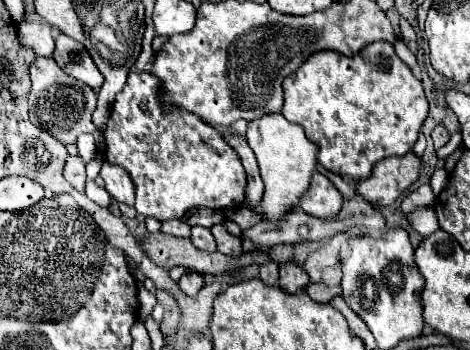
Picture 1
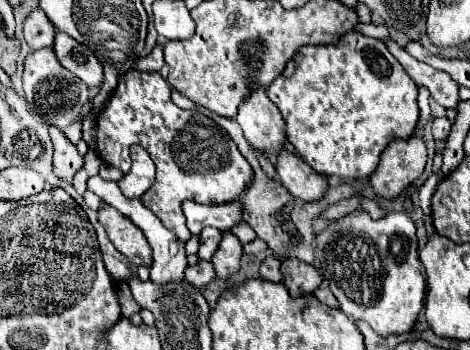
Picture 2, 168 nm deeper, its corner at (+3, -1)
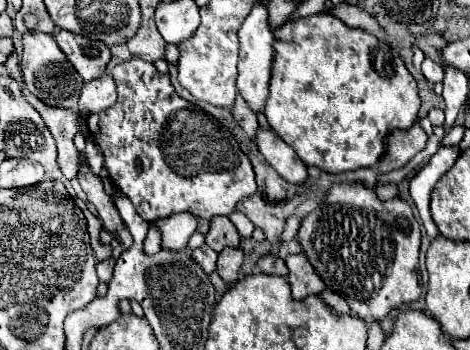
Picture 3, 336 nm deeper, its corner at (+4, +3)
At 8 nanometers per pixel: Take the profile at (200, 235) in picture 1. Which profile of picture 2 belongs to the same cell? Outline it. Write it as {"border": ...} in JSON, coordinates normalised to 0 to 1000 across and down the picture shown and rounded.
{"border":[[[436,651],[428,663],[428,691],[423,691],[419,731],[428,743],[449,743],[449,731],[457,726],[466,691],[470,691],[470,657],[462,657],[462,651]]]}

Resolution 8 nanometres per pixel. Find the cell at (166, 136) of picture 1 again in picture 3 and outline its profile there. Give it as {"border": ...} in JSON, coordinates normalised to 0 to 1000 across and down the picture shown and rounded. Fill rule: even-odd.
{"border":[[[281,166],[251,183],[238,200],[238,223],[251,246],[251,286],[234,309],[196,326],[187,337],[187,366],[200,406],[217,423],[221,474],[230,480],[238,520],[281,571],[289,606],[311,634],[379,606],[409,606],[434,629],[447,629],[451,617],[485,617],[515,566],[528,566],[536,549],[545,549],[536,469],[511,429],[494,377],[443,320],[383,280],[370,263],[357,211],[340,211],[323,177]],[[289,451],[302,457],[298,497],[285,480]]]}

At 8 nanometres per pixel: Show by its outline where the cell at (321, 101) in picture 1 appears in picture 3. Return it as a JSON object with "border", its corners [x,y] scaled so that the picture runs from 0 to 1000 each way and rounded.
{"border":[[[698,34],[634,51],[604,74],[604,86],[596,80],[596,91],[587,91],[591,114],[583,120],[587,160],[579,183],[574,274],[562,309],[579,371],[587,371],[596,394],[630,429],[651,474],[672,474],[706,497],[791,480],[817,440],[830,371],[868,371],[889,343],[889,246],[851,154],[826,126],[783,103],[783,91],[740,80]]]}

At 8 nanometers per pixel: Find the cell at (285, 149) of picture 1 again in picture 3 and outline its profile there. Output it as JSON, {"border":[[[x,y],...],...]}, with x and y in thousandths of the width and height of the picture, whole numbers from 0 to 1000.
{"border":[[[545,11],[545,23],[532,34],[532,46],[519,57],[519,74],[506,91],[511,109],[511,177],[506,177],[506,223],[502,251],[519,291],[532,303],[536,320],[562,314],[562,297],[570,286],[570,240],[579,217],[579,171],[583,171],[583,109],[570,80],[570,46],[562,34],[557,11]]]}

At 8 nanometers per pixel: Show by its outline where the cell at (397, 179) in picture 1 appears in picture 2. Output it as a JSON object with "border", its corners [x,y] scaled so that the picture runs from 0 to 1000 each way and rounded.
{"border":[[[896,394],[836,400],[811,440],[811,463],[785,509],[789,537],[811,566],[849,560],[879,514],[887,514],[909,463],[909,423]]]}

